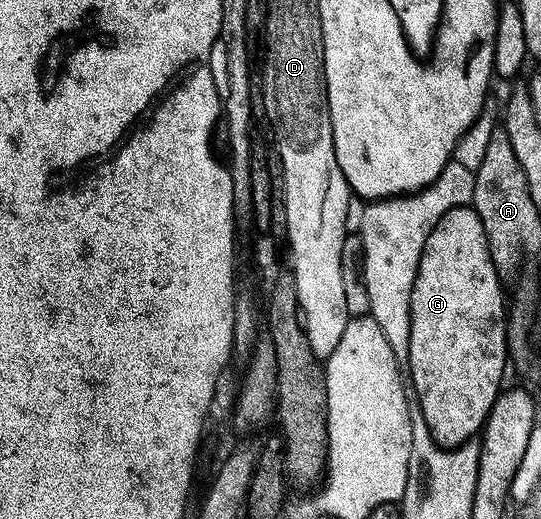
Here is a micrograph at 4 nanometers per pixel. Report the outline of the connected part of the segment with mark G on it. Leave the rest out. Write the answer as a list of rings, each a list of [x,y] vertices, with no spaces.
[[[462,205],[441,215],[437,227],[429,231],[429,239],[425,239],[417,279],[413,283],[413,291],[409,294],[411,334],[406,368],[411,369],[409,385],[431,437],[445,449],[468,444],[474,438],[471,436],[474,433],[476,436],[482,430],[504,384],[503,372],[509,369],[506,343],[509,301],[505,295],[503,298],[502,284],[504,285],[504,282],[490,258],[485,227],[482,226],[477,211]]]

